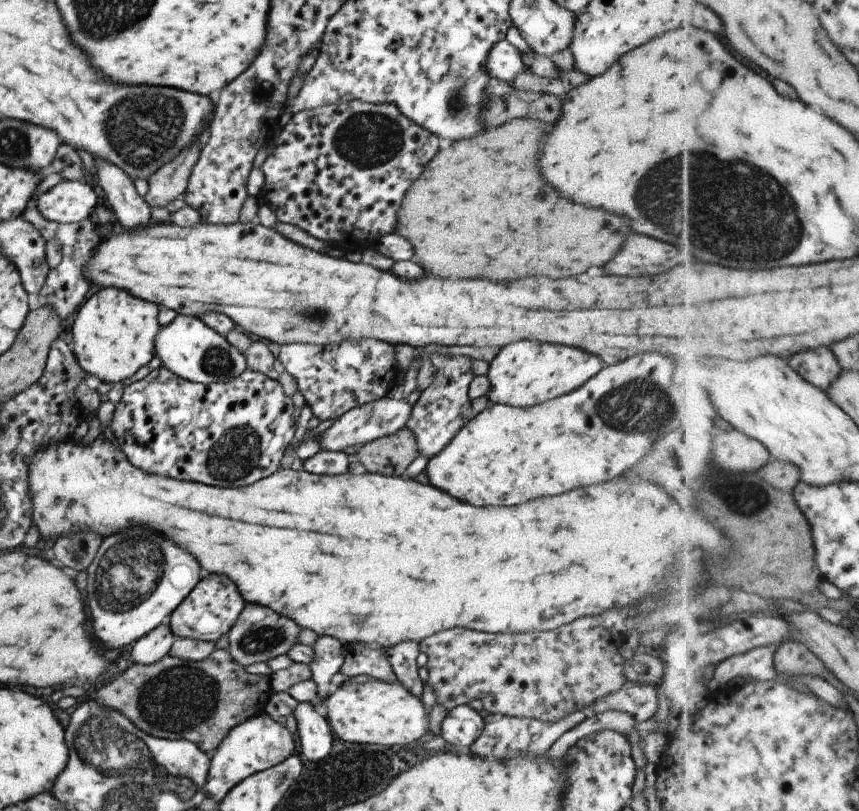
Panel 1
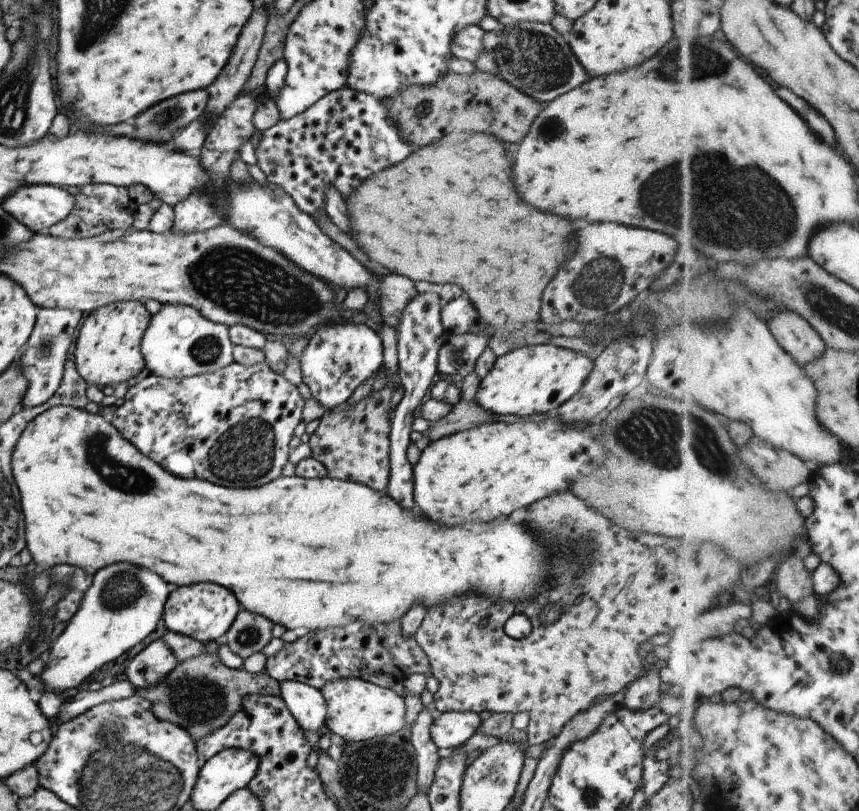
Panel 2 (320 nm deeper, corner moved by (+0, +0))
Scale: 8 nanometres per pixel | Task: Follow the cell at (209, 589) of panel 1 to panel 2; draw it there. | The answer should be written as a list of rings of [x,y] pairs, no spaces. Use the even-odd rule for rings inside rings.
[[[193,584],[193,586],[174,588],[169,593],[162,610],[162,619],[167,631],[176,632],[205,644],[213,640],[222,640],[240,609],[235,596],[227,588],[215,584]]]

